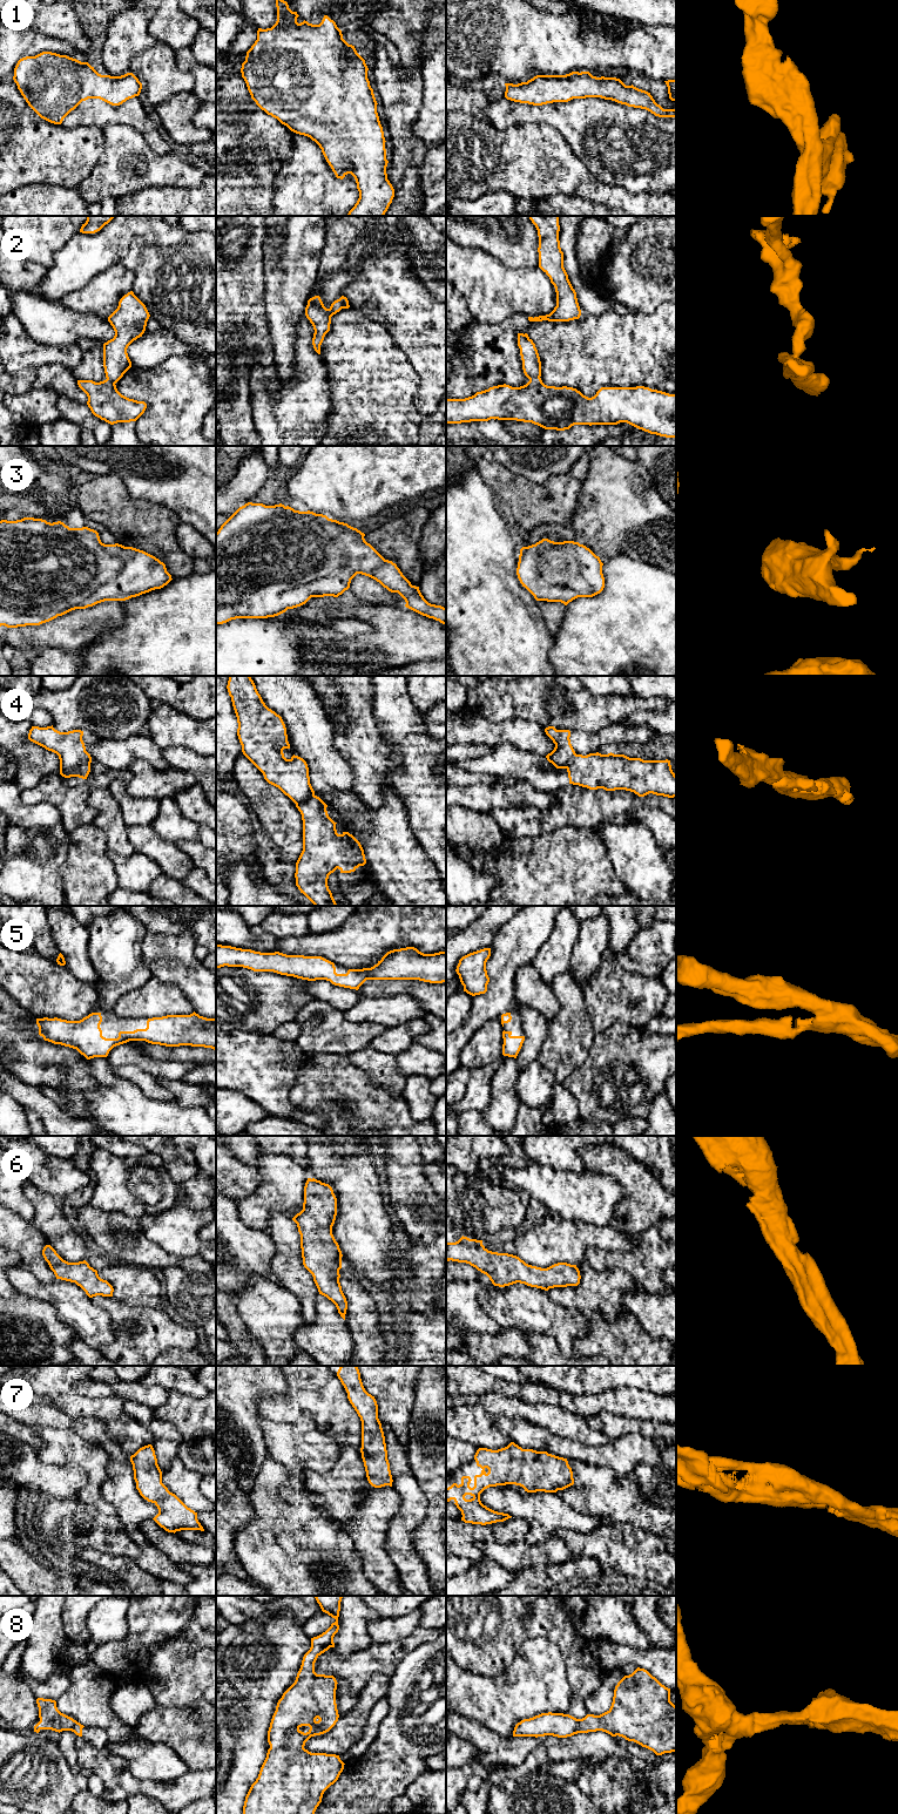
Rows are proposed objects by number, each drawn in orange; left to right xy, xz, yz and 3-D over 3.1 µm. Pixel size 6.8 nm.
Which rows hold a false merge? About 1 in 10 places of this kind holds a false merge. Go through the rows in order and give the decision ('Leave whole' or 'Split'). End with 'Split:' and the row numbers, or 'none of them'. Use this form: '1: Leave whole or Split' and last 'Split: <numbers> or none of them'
1: Leave whole
2: Leave whole
3: Leave whole
4: Split
5: Leave whole
6: Leave whole
7: Leave whole
8: Leave whole
Split: 4

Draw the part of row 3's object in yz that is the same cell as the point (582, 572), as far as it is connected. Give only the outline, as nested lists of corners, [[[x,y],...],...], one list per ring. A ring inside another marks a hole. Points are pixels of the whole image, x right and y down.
[[[542,539],[520,549],[516,575],[536,601],[561,602],[567,605],[578,597],[593,597],[605,588],[600,557],[579,542],[554,542]]]

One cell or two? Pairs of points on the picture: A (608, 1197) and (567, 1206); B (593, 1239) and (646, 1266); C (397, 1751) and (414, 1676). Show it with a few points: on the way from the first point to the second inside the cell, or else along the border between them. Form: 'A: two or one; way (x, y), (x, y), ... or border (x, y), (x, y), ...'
A: one; way (598, 1198), (578, 1199)
B: two; border (634, 1241), (628, 1250), (607, 1251)
C: one; way (399, 1732), (413, 1716), (413, 1694)

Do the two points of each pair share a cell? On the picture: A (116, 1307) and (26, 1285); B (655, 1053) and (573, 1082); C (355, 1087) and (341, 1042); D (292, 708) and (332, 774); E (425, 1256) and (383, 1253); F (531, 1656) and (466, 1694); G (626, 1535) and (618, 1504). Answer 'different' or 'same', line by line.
A: different
B: same
C: different
D: same
E: different
F: same
G: different

